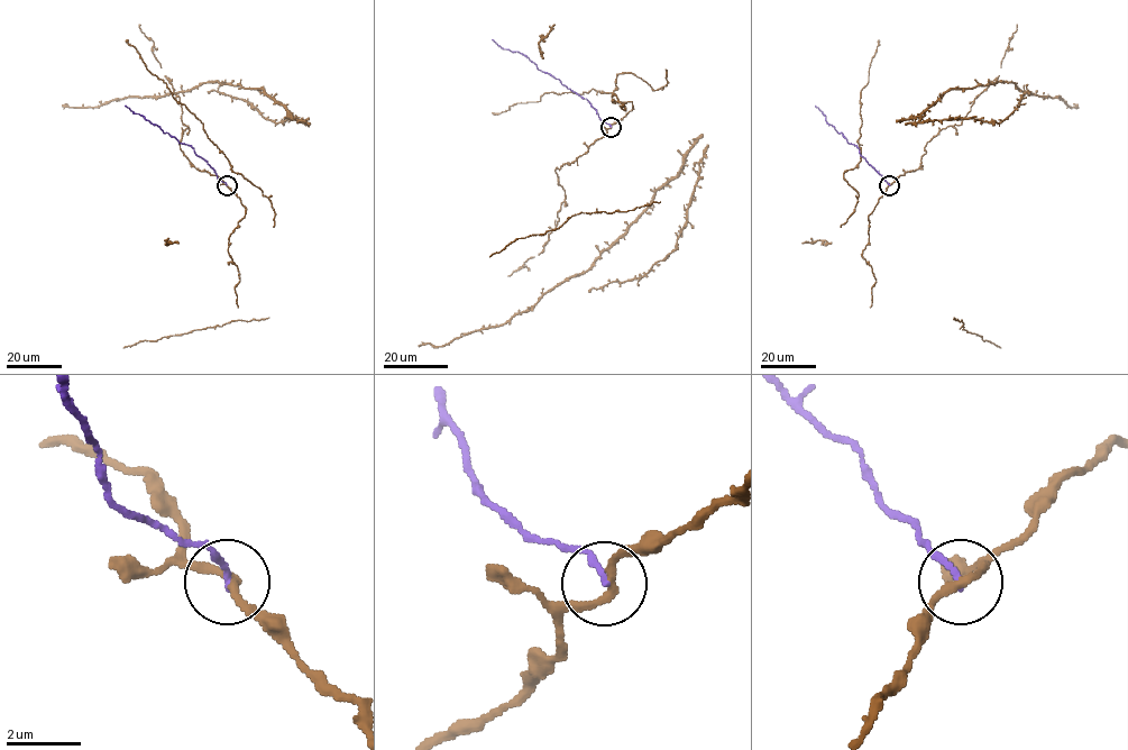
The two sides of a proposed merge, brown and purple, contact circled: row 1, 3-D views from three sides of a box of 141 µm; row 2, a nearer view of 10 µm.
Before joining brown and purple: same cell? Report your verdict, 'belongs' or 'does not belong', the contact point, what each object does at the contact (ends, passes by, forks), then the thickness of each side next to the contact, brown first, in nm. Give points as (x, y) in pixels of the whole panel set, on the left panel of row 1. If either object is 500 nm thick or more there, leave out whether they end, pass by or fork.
does not belong | (227, 185) | brown passes by | purple ends | 200/180 nm

